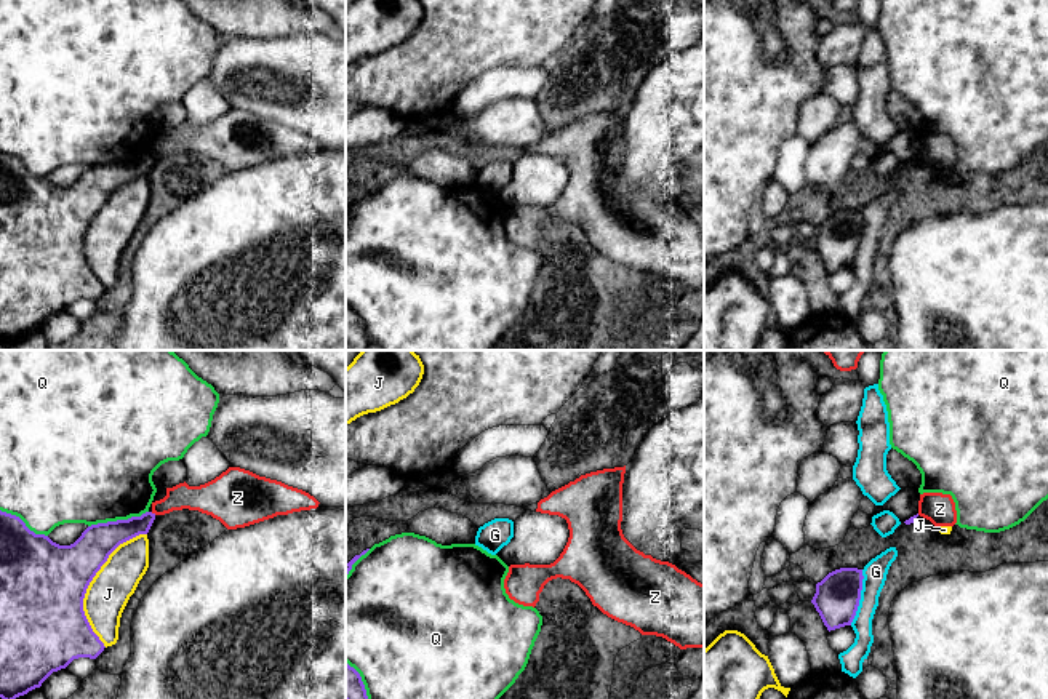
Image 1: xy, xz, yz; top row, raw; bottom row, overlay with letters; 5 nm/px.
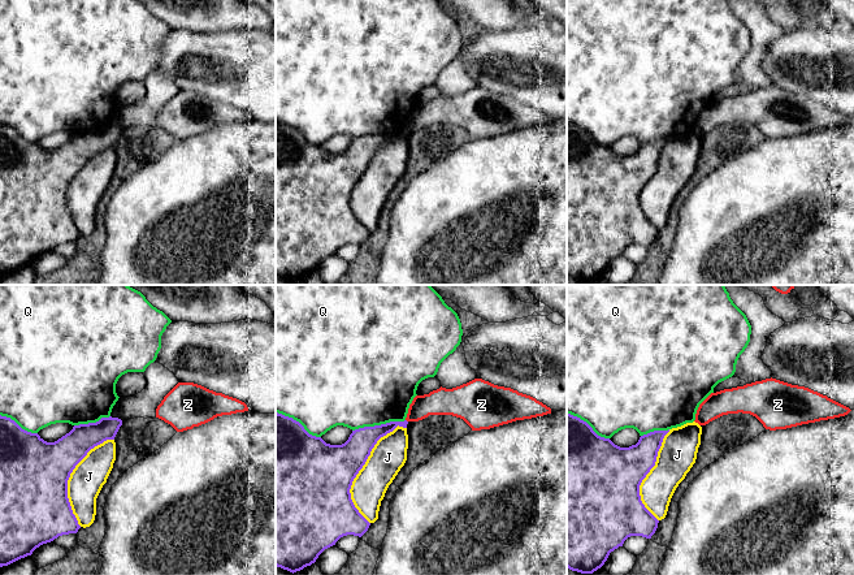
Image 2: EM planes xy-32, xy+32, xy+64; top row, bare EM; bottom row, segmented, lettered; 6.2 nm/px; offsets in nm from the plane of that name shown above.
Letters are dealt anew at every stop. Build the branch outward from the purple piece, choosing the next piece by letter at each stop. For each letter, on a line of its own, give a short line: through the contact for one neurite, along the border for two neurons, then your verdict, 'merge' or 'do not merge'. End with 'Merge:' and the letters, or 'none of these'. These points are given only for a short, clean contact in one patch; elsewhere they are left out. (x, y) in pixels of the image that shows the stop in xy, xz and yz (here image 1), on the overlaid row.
G: do not merge
J: do not merge
Q: do not merge
Z: line xy (151, 512), (156, 514); do not merge
Merge: none of these

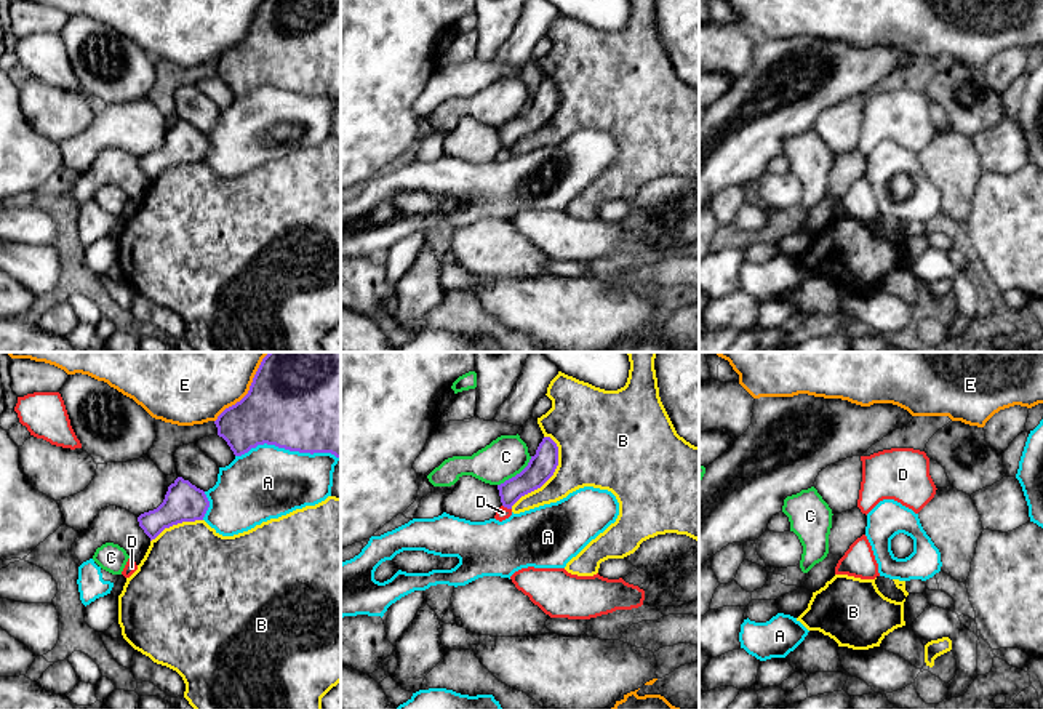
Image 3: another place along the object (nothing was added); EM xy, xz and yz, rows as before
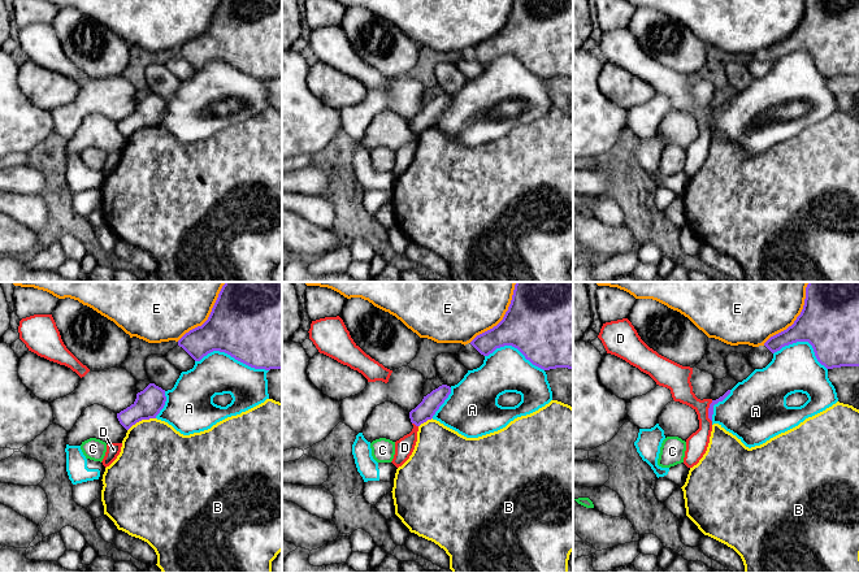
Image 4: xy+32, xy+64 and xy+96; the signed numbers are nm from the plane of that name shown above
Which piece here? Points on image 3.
A: do not merge
B: do not merge
C: do not merge
D: line xz (503, 504), (511, 509); do not merge
E: do not merge
Merge: none of these

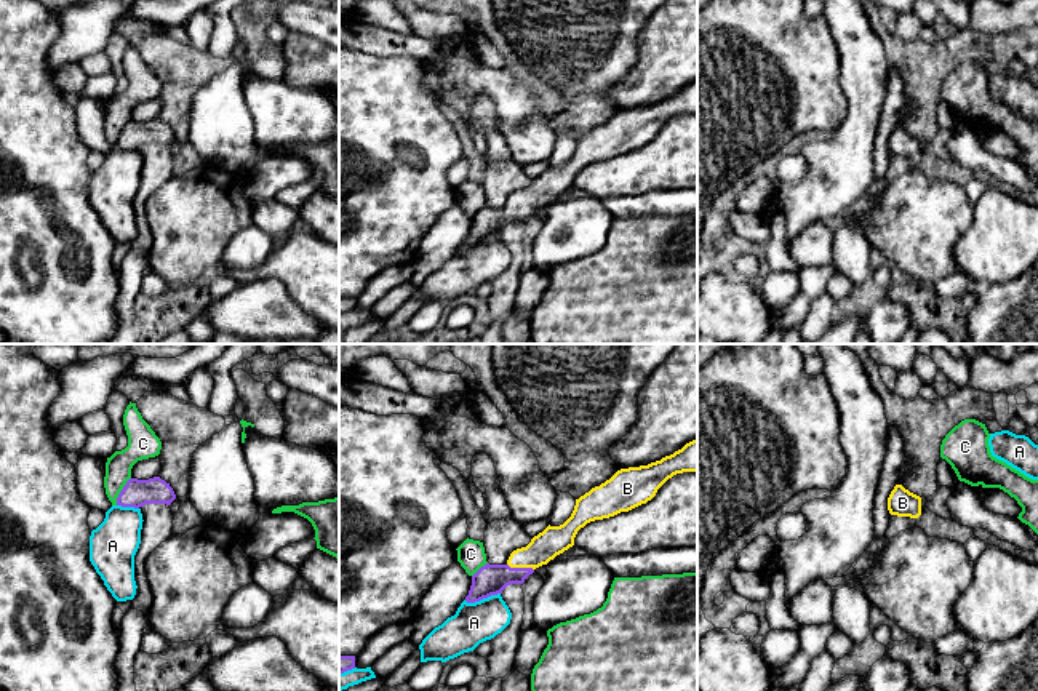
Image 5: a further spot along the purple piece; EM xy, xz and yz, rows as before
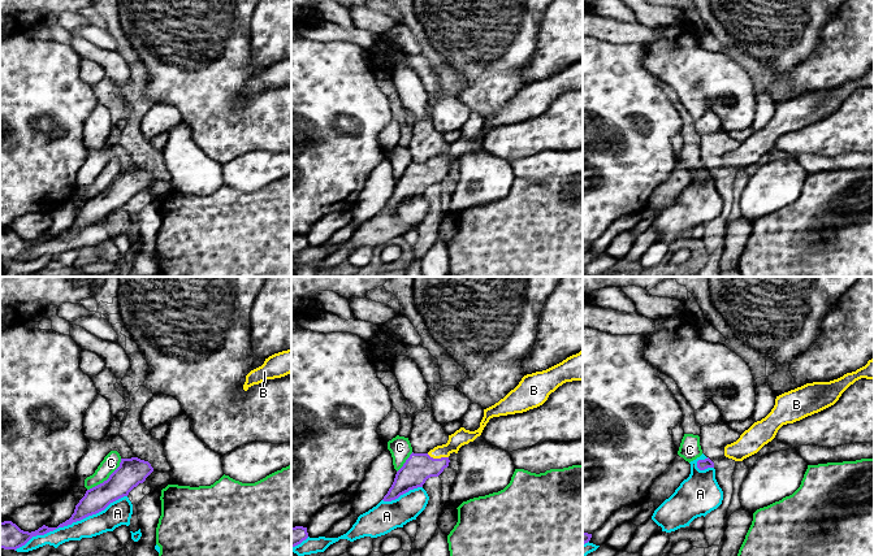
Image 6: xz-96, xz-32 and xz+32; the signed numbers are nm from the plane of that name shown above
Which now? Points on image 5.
A: do not merge
B: line xz (490, 579), (520, 568), (552, 541); merge
C: line xy (130, 477), (115, 504); do not merge
Merge: B

